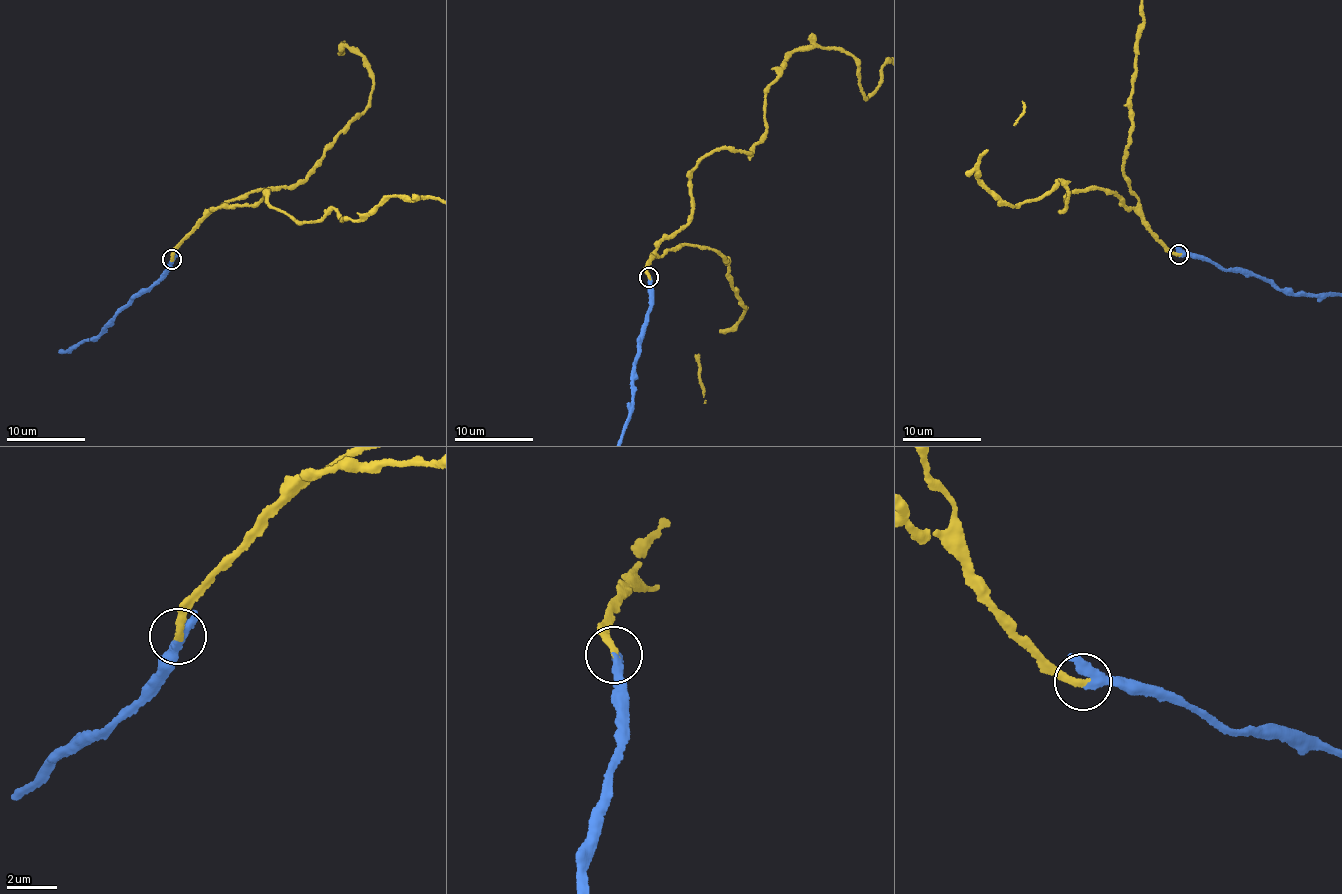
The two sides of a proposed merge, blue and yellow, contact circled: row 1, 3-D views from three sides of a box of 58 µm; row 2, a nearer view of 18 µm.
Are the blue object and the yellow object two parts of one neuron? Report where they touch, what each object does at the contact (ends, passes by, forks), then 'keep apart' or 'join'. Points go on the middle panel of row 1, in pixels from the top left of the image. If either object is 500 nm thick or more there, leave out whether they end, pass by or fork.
place (648, 277); blue passes by; yellow ends; join

